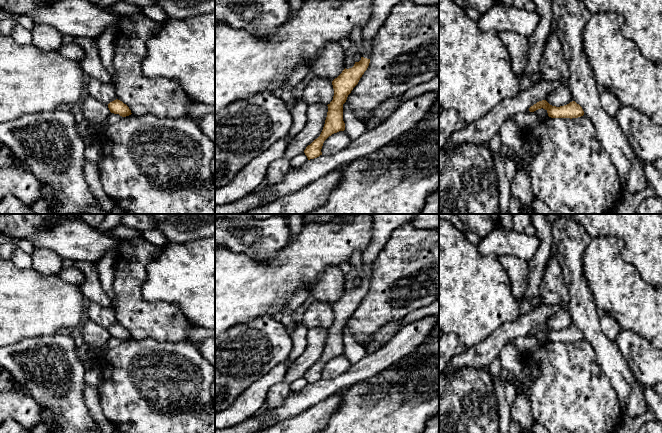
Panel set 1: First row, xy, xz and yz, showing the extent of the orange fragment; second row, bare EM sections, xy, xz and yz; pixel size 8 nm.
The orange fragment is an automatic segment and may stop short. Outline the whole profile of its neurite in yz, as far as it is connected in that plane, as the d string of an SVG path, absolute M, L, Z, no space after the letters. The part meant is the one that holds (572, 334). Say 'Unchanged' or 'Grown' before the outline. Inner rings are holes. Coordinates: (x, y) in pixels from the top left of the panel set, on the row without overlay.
Unchanged. M542 324L534 328L529 332L530 336L534 336L538 333L545 333L548 340L551 342L578 342L584 339L582 331L575 325L570 326L567 329L556 331L550 329L546 324Z

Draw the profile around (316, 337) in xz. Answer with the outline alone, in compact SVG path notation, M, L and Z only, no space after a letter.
M321 327L308 329L306 334L306 348L287 370L284 382L292 384L297 379L303 377L306 371L320 360L325 348L327 336L327 329Z

